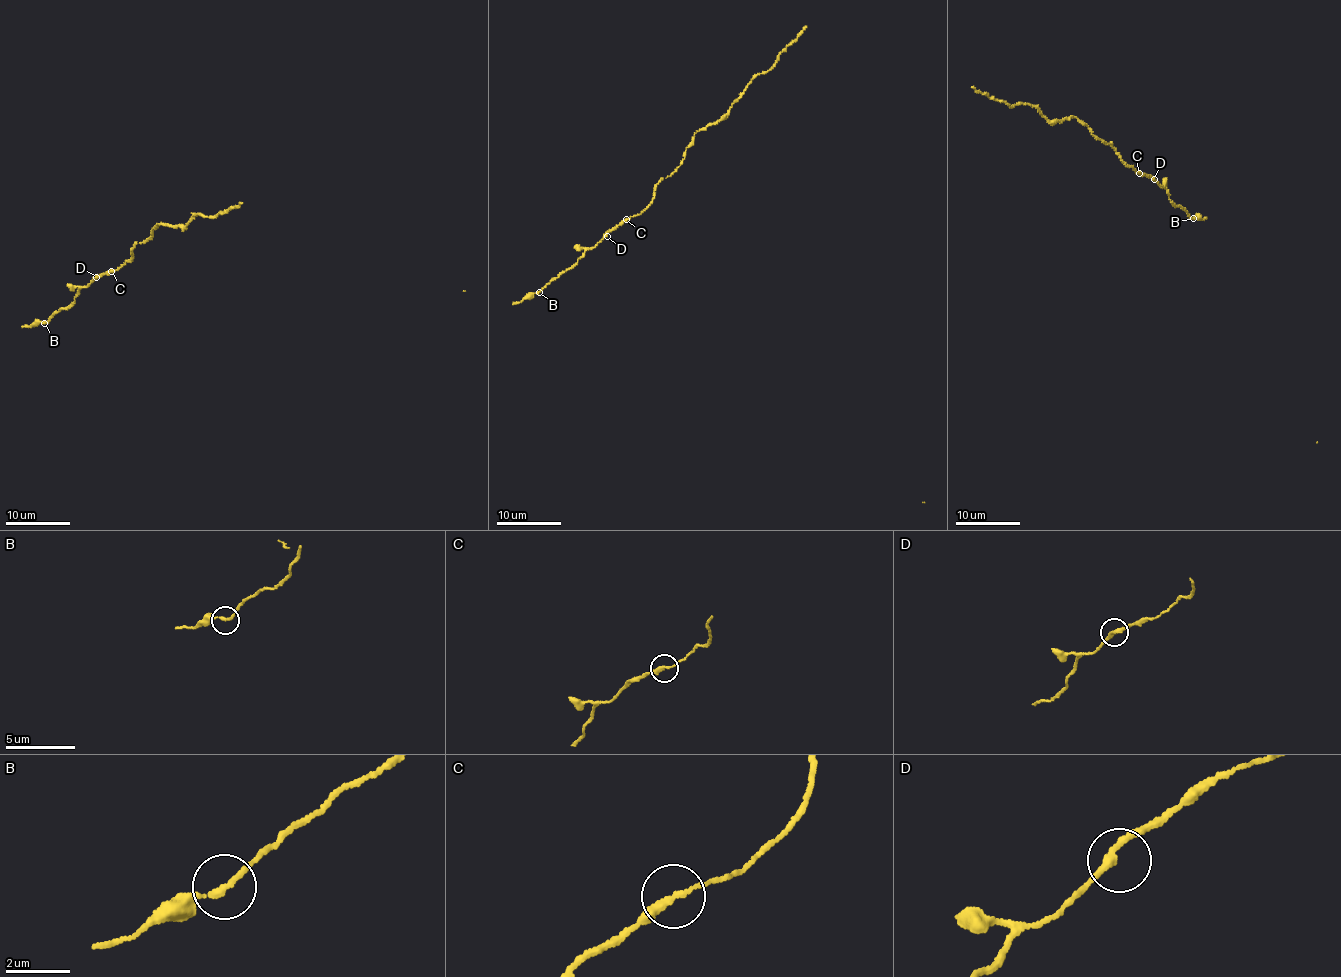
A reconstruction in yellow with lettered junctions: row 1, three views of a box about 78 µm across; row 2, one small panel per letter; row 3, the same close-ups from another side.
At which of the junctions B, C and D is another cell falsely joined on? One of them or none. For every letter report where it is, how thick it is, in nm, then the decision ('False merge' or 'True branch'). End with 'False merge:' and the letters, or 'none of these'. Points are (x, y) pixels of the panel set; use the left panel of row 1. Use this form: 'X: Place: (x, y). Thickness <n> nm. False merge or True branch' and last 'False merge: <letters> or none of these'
B: Place: (44, 323). Thickness 180 nm. True branch
C: Place: (111, 271). Thickness 220 nm. True branch
D: Place: (96, 277). Thickness 220 nm. True branch
False merge: none of these

